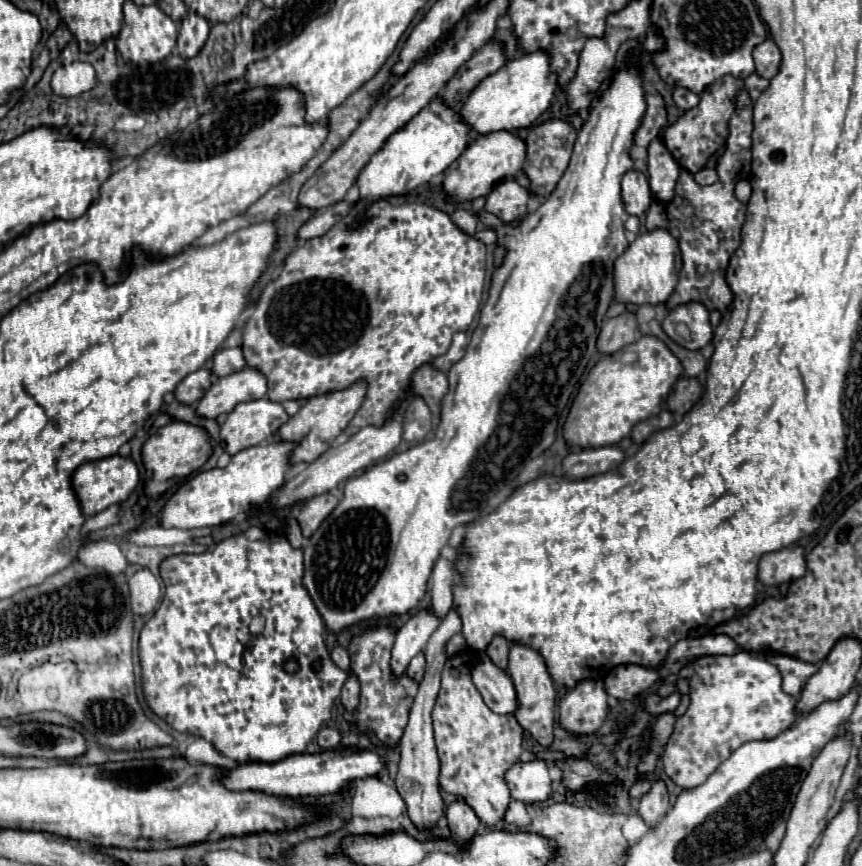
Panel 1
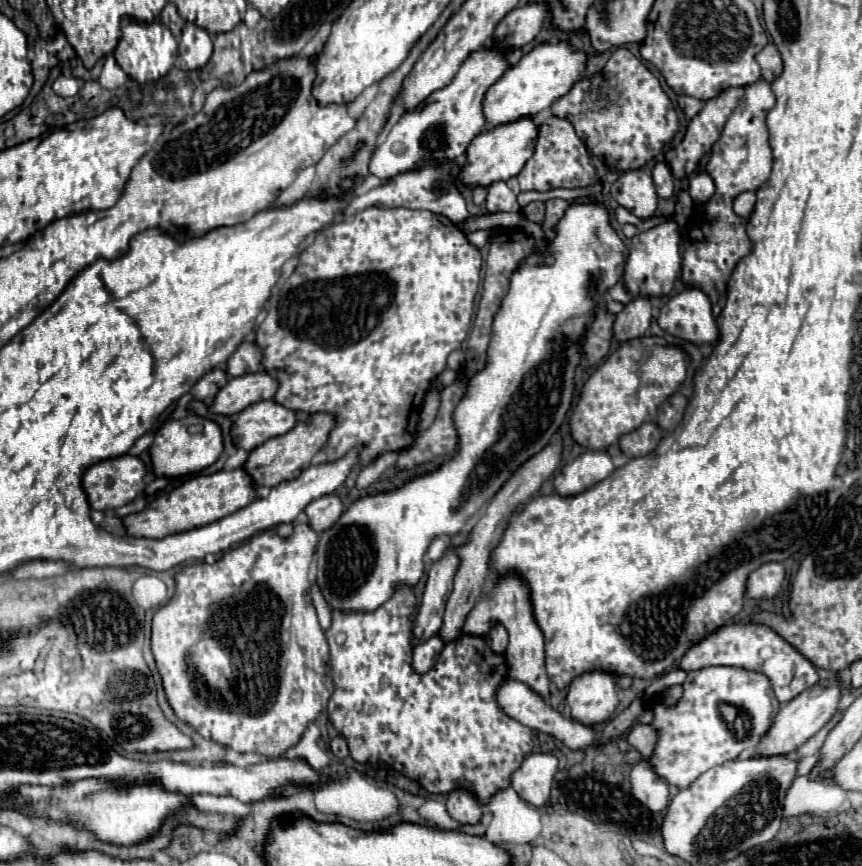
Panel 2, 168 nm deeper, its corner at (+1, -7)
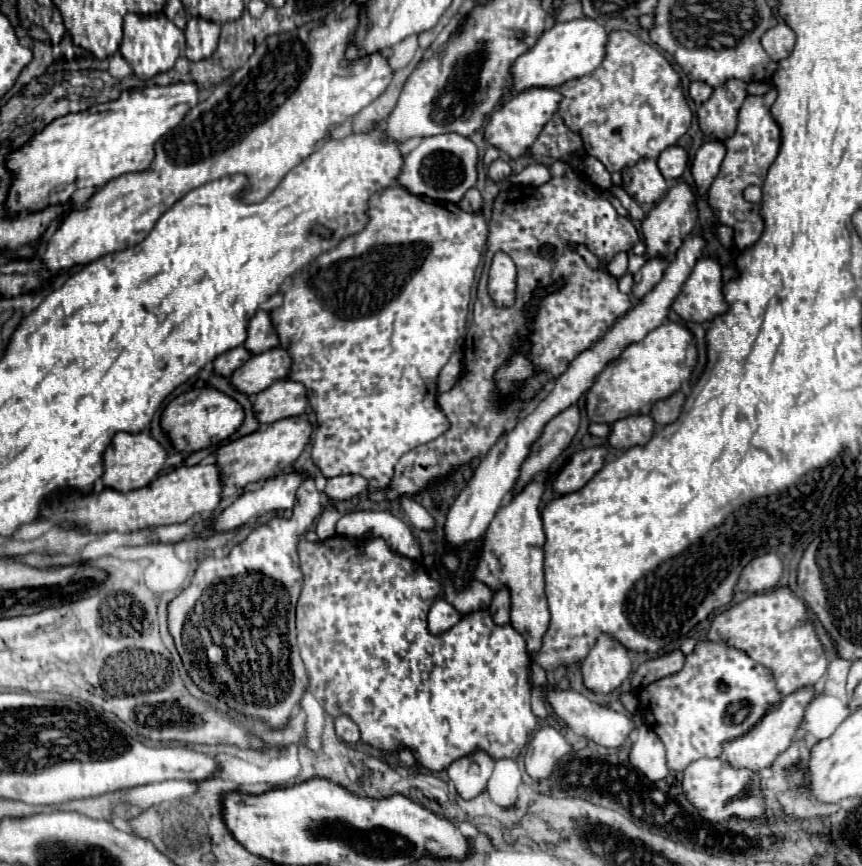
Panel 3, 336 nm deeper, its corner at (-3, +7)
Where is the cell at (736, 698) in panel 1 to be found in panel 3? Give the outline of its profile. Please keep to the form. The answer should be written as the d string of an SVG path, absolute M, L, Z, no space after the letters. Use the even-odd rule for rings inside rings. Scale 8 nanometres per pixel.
M703 639L695 645L693 653L685 657L685 665L681 671L653 681L639 691L637 699L641 719L661 737L667 749L669 769L683 771L689 763L701 757L719 757L723 743L745 735L771 705L781 701L781 693L775 687L773 673L761 663L753 661L745 651L729 647L725 643L713 643L709 639Z

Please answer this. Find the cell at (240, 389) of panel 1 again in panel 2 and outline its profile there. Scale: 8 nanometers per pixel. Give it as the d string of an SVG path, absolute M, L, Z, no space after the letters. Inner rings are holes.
M265 371L233 377L227 381L225 387L219 389L213 403L209 405L209 411L215 415L237 415L257 401L273 399L275 391L277 381Z

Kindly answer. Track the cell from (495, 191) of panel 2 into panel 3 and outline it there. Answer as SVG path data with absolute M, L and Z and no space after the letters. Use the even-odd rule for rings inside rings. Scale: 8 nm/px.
M497 159L497 161L493 161L493 163L489 165L489 177L491 177L493 181L505 181L509 175L511 175L511 167L509 167L507 161Z

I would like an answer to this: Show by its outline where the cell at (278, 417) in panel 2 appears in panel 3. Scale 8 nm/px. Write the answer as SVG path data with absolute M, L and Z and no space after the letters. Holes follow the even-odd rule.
M291 379L275 381L271 387L261 391L253 401L253 411L261 425L269 425L285 417L303 415L305 407L307 389Z

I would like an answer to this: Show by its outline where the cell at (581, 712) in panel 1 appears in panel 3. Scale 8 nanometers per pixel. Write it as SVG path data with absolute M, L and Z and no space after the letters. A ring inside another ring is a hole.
M601 635L581 665L583 683L597 693L611 693L631 675L629 651L611 635Z

